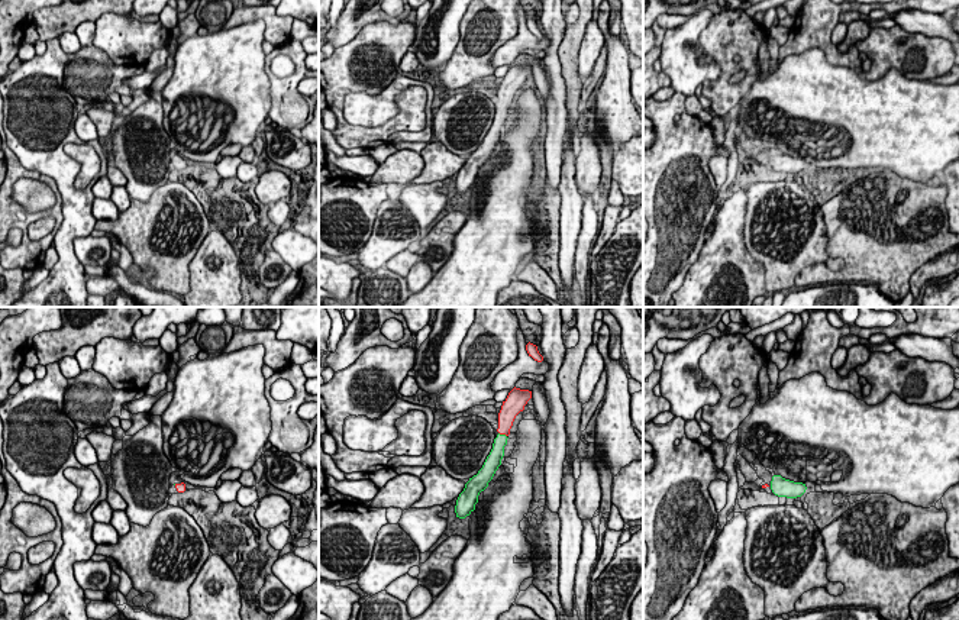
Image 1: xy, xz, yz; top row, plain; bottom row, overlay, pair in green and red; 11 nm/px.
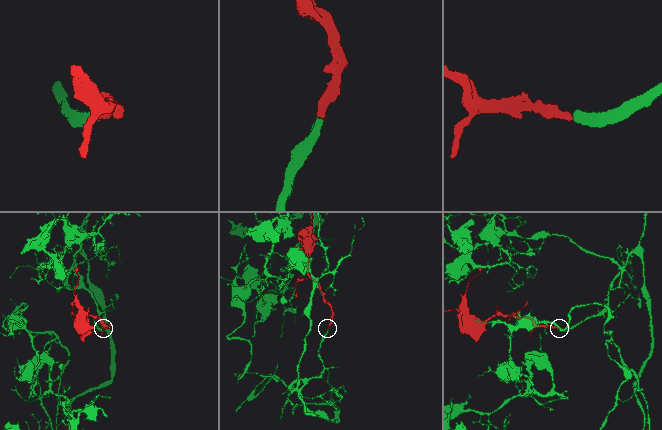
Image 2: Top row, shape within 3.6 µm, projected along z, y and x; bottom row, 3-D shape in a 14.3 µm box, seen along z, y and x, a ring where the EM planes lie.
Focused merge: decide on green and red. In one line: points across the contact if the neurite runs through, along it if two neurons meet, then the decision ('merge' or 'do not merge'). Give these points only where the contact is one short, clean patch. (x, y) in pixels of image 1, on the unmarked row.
way xz (497, 128), (503, 110), (507, 89); merge

